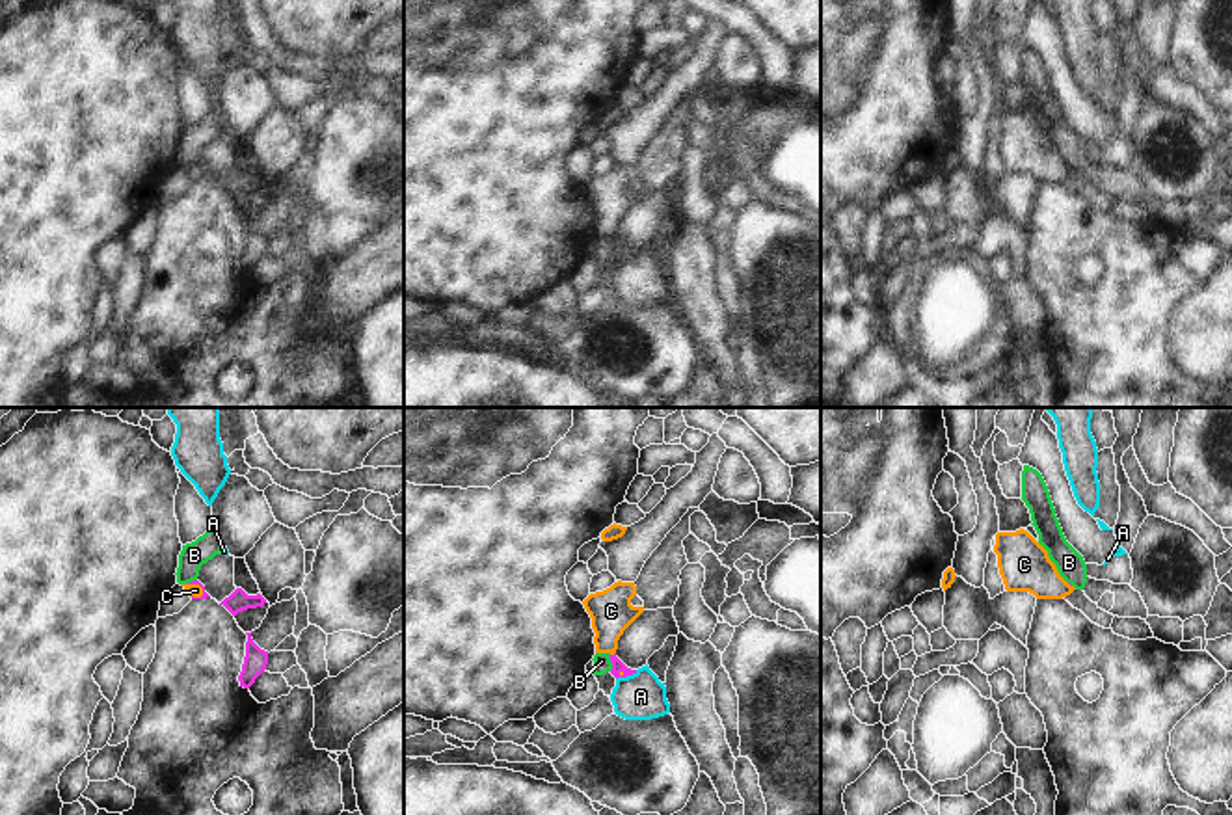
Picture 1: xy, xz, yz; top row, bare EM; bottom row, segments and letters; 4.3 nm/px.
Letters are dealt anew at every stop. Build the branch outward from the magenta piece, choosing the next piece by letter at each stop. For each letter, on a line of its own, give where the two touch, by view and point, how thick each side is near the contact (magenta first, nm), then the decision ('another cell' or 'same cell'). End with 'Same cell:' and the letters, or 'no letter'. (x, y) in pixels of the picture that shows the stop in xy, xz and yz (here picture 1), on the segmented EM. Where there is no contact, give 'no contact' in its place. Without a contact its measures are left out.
A: contact xz (626, 676); calibres 50 and 200 nm; another cell
B: contact xz (611, 661); calibres 50 and 80 nm; another cell
C: contact xy (198, 583); calibres 20 and 60 nm; same cell
Same cell: C

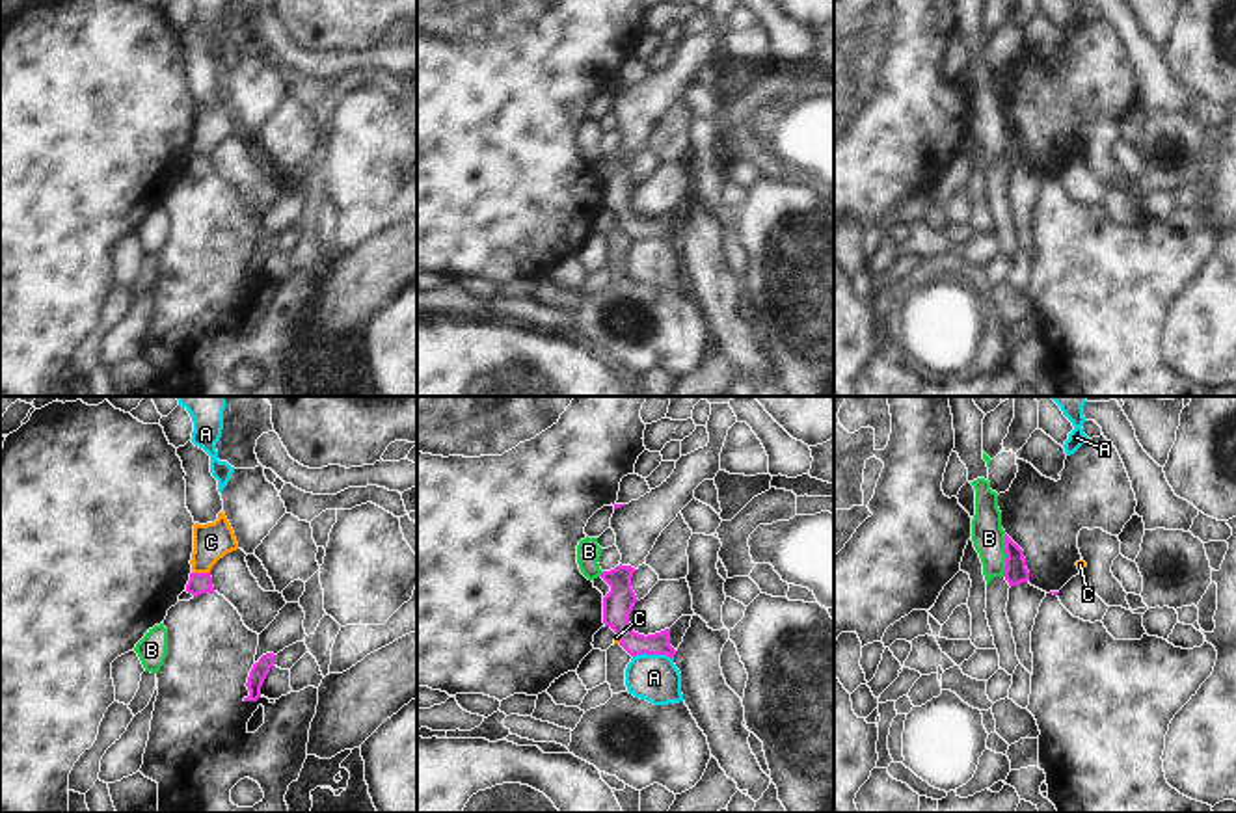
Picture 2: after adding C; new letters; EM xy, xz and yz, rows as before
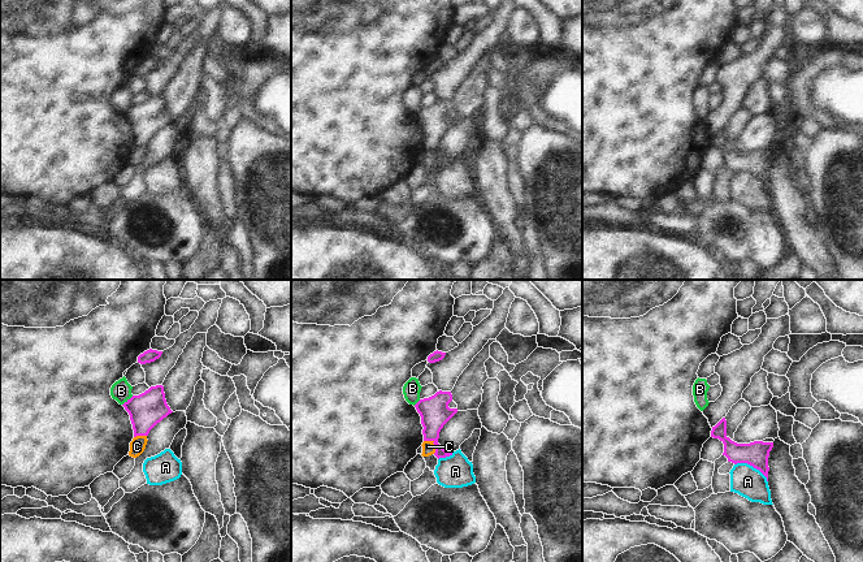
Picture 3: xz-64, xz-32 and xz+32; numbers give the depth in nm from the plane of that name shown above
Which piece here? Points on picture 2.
A: contact xz (654, 653); calibres 120 and 200 nm; another cell
B: contact yz (1006, 553); calibres 100 and 140 nm; another cell
C: contact xy (201, 573); calibres 100 and 160 nm; another cell
Same cell: no letter

